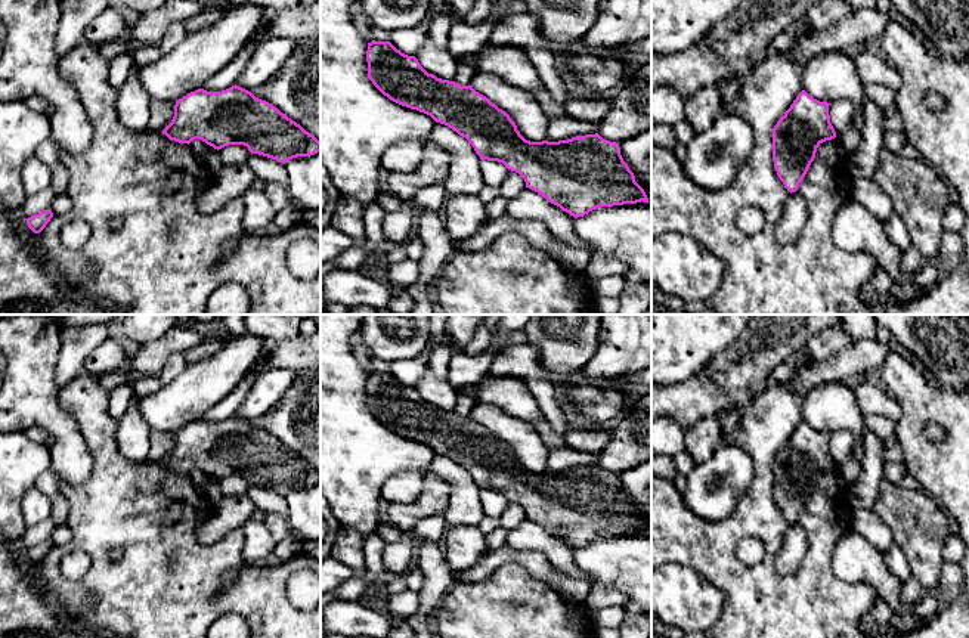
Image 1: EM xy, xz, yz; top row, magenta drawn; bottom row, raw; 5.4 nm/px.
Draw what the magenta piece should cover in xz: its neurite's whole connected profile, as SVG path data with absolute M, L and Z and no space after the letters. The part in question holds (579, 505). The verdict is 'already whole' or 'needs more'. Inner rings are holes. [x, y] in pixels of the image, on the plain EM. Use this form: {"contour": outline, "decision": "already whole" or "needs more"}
{"contour": "M390 372L368 374L366 393L368 409L384 427L448 456L471 474L480 490L502 493L524 510L526 518L575 549L598 538L648 533L644 520L623 492L619 474L606 471L598 464L558 473L530 473L520 465L510 446L486 427L471 416L428 405L415 387L402 384Z", "decision": "already whole"}

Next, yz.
{"contour": "M802 421L773 459L774 499L790 524L798 521L817 478L836 468L829 436Z", "decision": "already whole"}

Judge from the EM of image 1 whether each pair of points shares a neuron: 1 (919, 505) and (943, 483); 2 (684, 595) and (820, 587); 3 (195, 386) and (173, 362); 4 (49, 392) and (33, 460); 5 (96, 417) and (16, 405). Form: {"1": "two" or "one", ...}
{"1": "two", "2": "two", "3": "two", "4": "two", "5": "two"}

